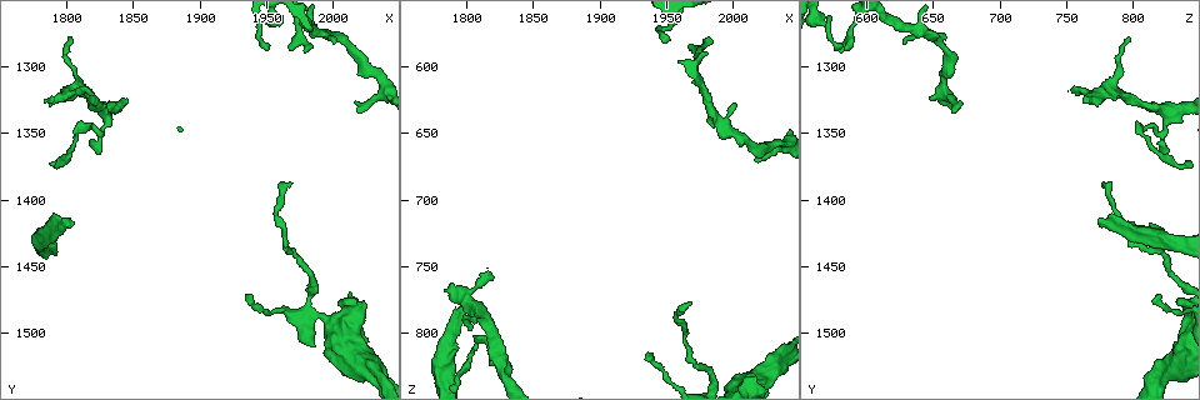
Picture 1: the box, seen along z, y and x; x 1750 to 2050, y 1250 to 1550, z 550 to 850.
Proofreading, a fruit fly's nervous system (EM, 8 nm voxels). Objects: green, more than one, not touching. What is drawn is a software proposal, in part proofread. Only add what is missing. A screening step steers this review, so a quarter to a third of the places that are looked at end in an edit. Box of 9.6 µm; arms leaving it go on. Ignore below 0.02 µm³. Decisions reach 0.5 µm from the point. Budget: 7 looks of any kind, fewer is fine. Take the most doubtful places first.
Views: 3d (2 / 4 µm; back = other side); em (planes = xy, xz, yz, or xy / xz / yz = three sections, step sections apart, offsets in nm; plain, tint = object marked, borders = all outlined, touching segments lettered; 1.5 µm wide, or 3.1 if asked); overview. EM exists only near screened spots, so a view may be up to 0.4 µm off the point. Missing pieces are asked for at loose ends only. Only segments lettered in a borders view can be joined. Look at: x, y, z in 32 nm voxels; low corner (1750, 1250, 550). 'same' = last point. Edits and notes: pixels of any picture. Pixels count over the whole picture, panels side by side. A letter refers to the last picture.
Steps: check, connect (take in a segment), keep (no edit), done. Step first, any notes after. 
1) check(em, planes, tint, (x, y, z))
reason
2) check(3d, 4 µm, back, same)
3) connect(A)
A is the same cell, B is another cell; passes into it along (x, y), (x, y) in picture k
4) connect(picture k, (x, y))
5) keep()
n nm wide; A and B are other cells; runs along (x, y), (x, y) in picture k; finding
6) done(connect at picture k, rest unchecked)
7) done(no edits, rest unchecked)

check(em, yz, step 8, tint, (1786, 1328, 766))
free end

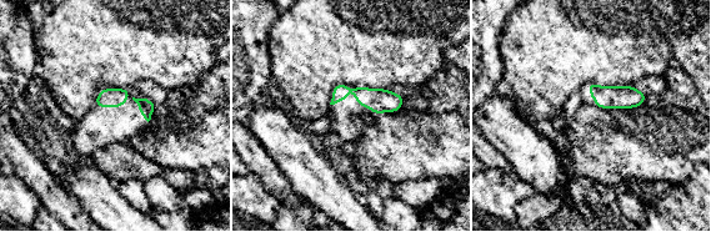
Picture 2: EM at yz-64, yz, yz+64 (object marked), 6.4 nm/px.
check(em, planes, borders, same)

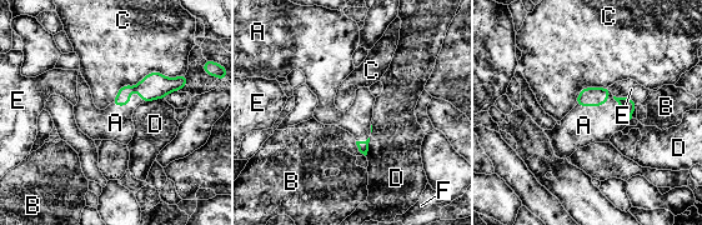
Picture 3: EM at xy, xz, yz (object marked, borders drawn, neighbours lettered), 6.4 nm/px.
connect(A)
C touches over 500 nm; A is the same cell, B, C, D, E and F are other cells; passes into it along (588, 96), (606, 99), (583, 125) in picture 3; it goes on there

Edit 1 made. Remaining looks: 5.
check(overview)

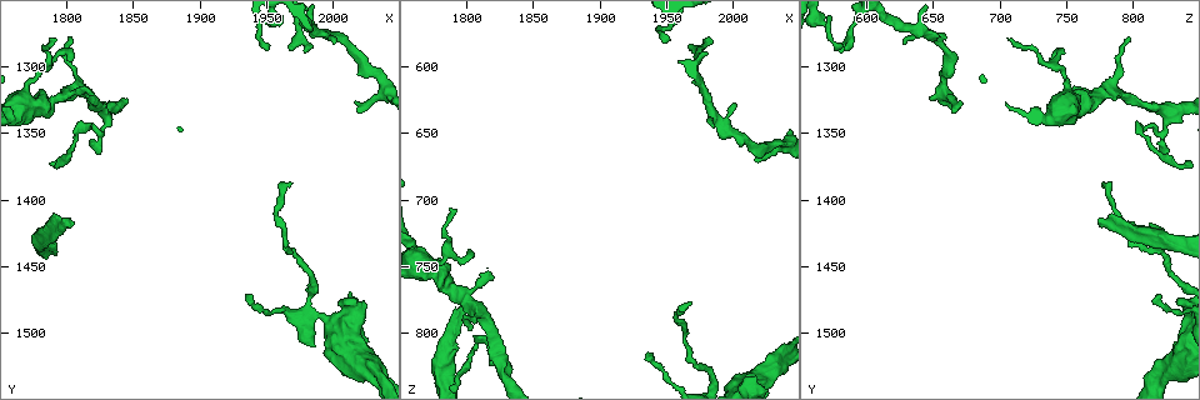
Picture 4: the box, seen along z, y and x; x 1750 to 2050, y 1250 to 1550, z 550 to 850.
check(3d, 4 µm, (1798, 1416, 774))
end of a long branch

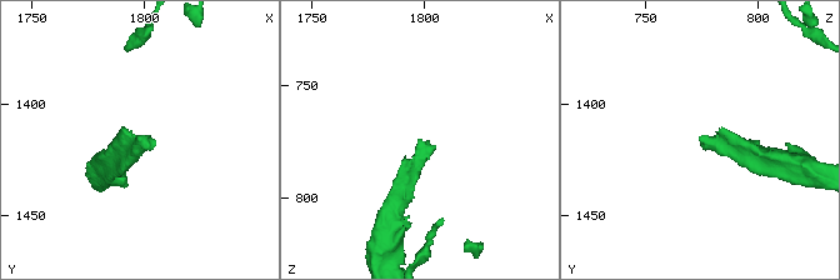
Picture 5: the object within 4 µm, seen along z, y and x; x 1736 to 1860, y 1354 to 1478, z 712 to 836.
check(em, planes, borders, (1798, 1414, 775))
now the EM

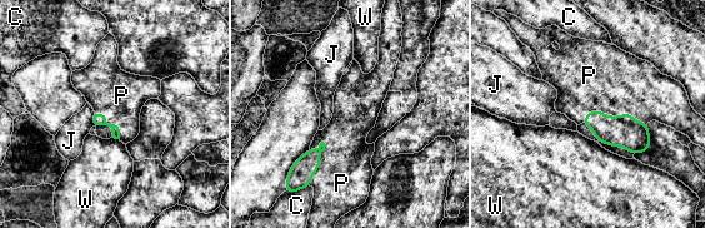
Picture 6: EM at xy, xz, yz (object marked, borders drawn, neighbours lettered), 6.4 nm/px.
connect(P)
P is the same cell, C, J and W are other cells; passes into it along (624, 130), (615, 117), (608, 79) in picture 6; it goes on there

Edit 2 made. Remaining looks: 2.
check(overview)

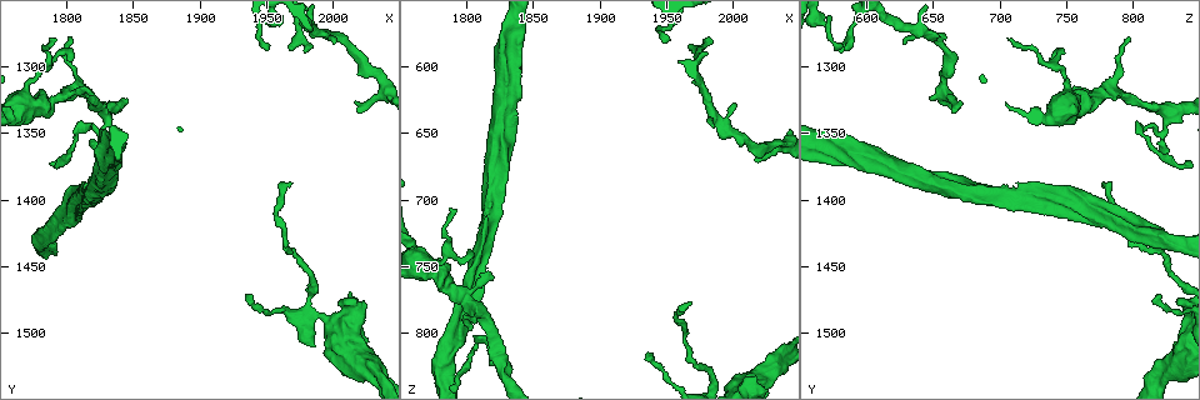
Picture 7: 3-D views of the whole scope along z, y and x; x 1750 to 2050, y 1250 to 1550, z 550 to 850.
check(em, planes, borders, (1800, 1276, 798))
tapers out

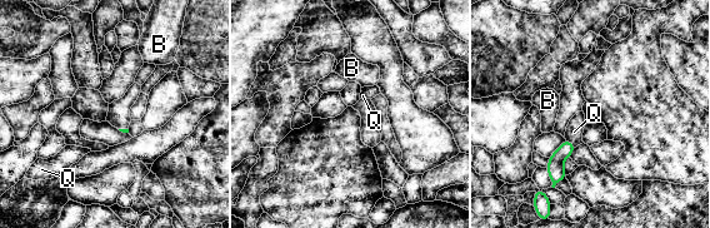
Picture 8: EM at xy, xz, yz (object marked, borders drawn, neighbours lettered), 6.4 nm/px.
keep()
B and Q are other cells; border along (565, 138), (575, 147) in picture 8; none of them fits

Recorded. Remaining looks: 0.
done(connect at picture 3, connect at picture 6, rest unchecked)

